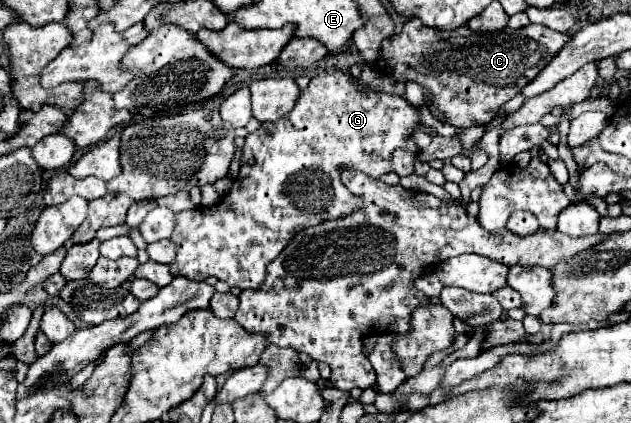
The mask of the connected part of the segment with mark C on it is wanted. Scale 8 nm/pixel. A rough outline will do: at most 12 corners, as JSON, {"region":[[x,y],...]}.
{"region":[[427,27],[381,43],[443,123],[487,125],[569,35]]}

